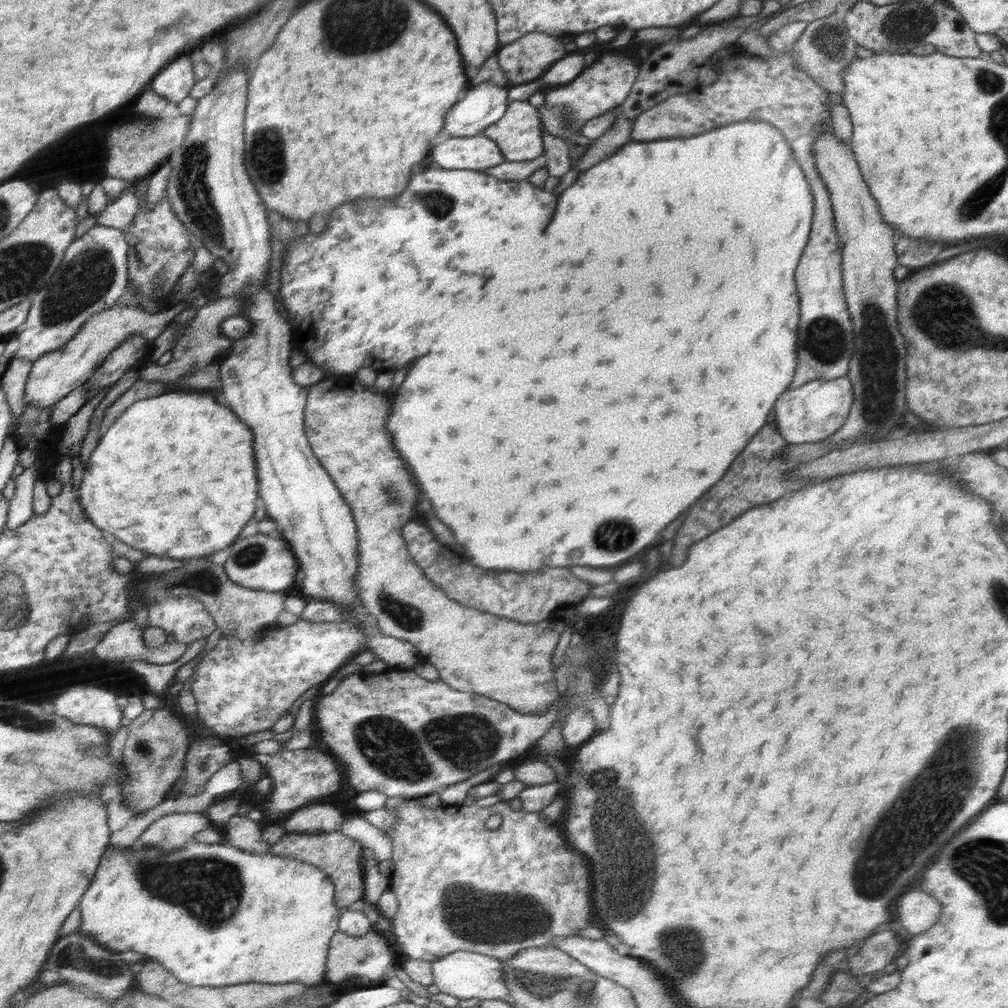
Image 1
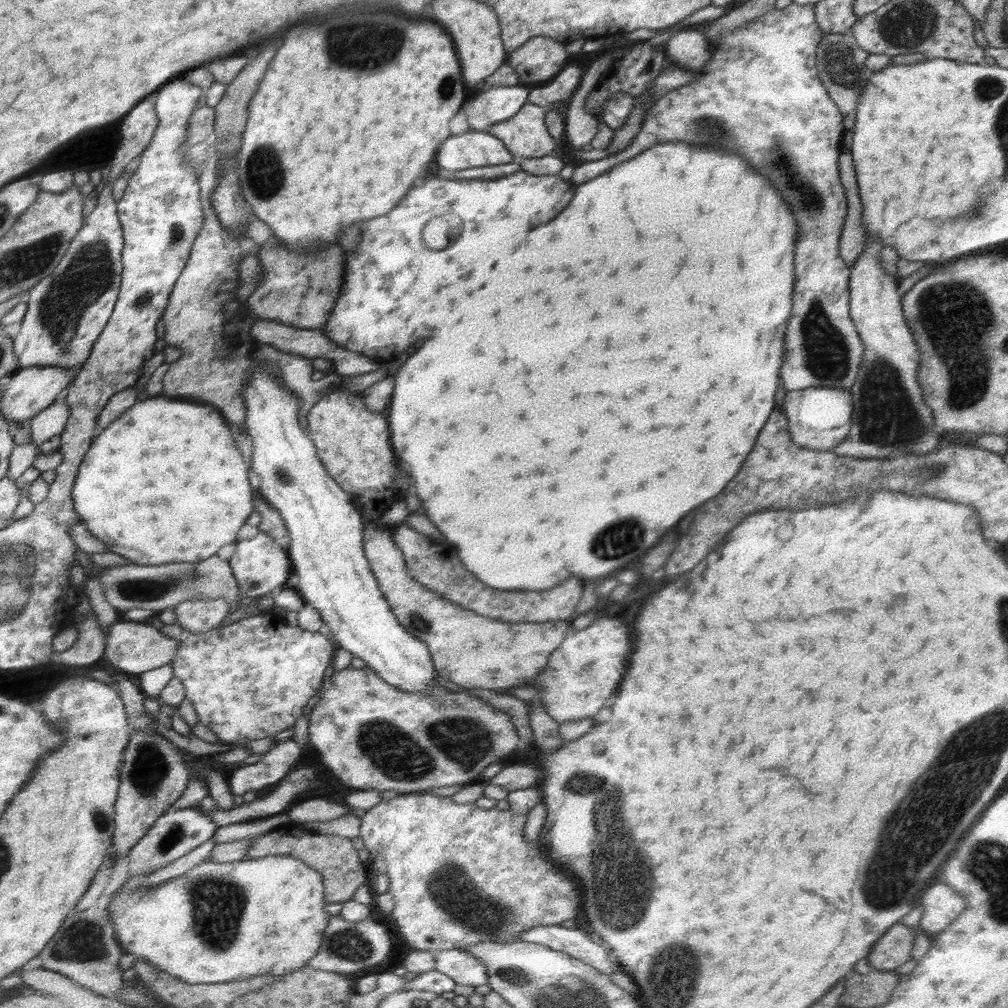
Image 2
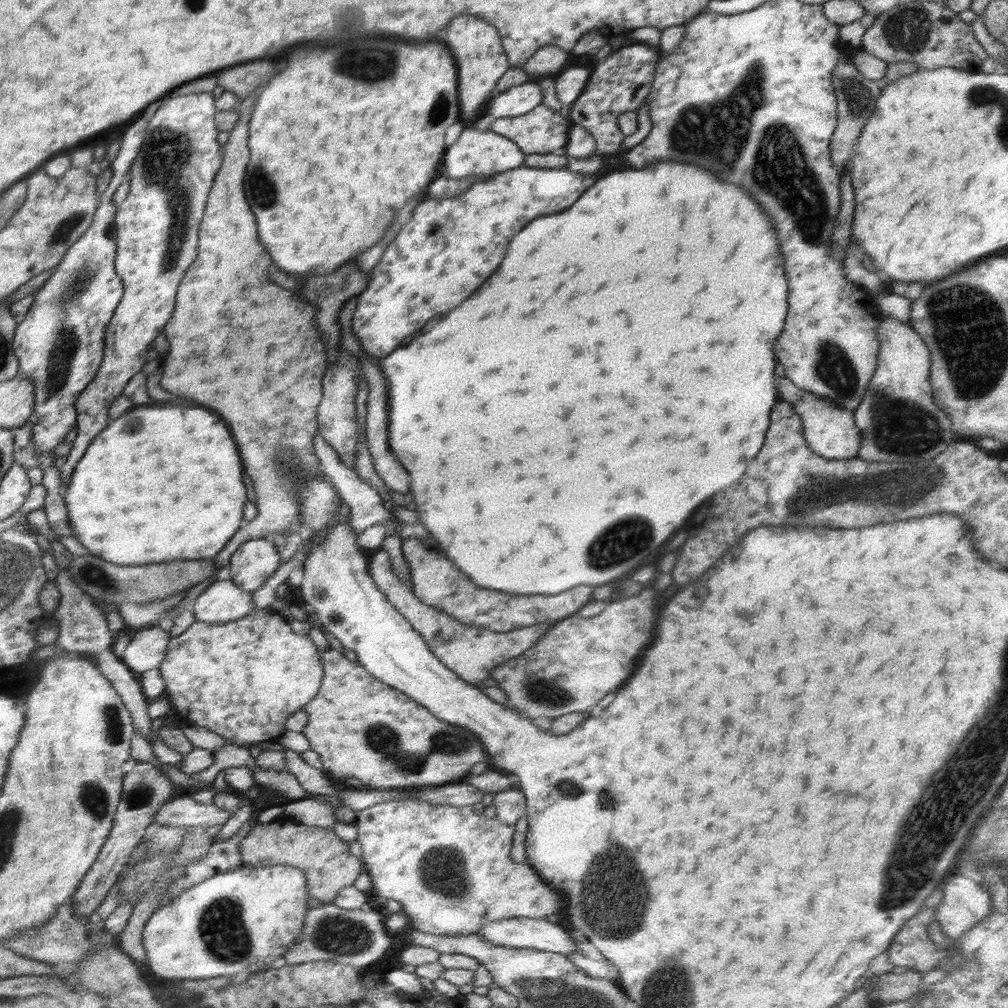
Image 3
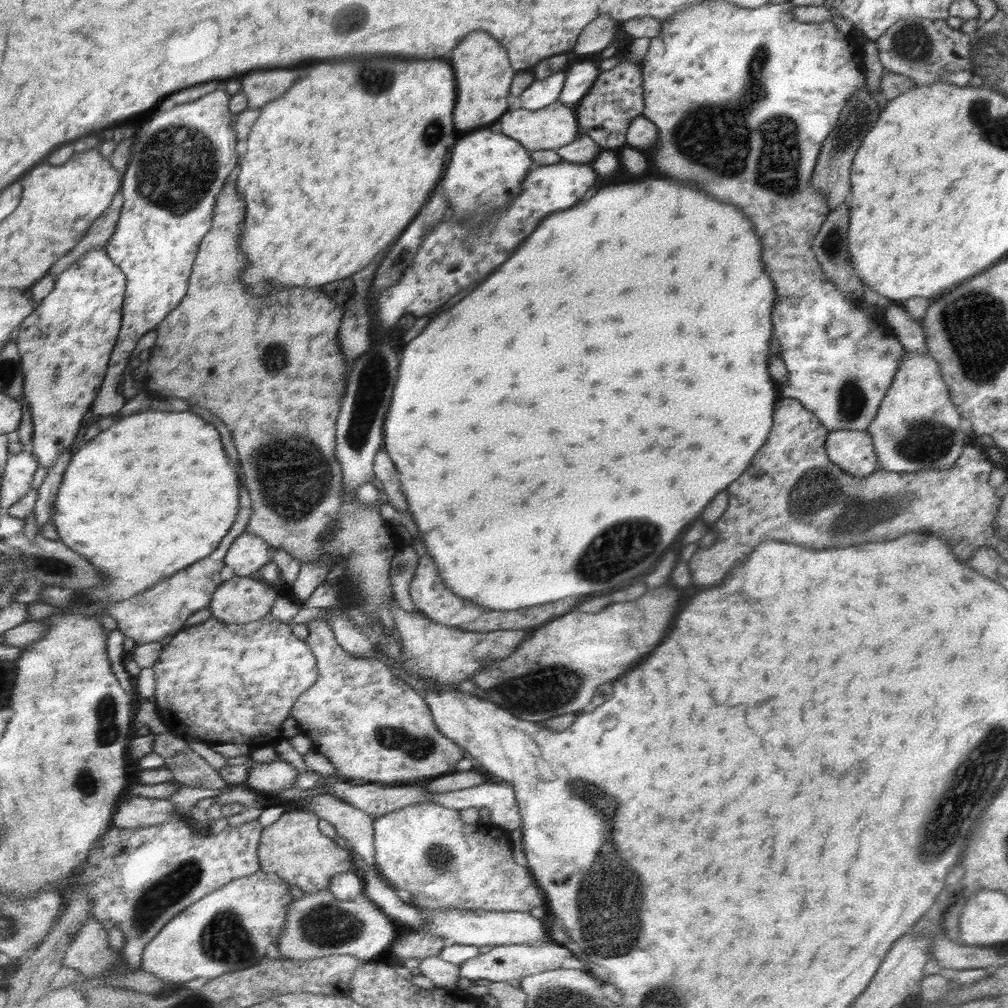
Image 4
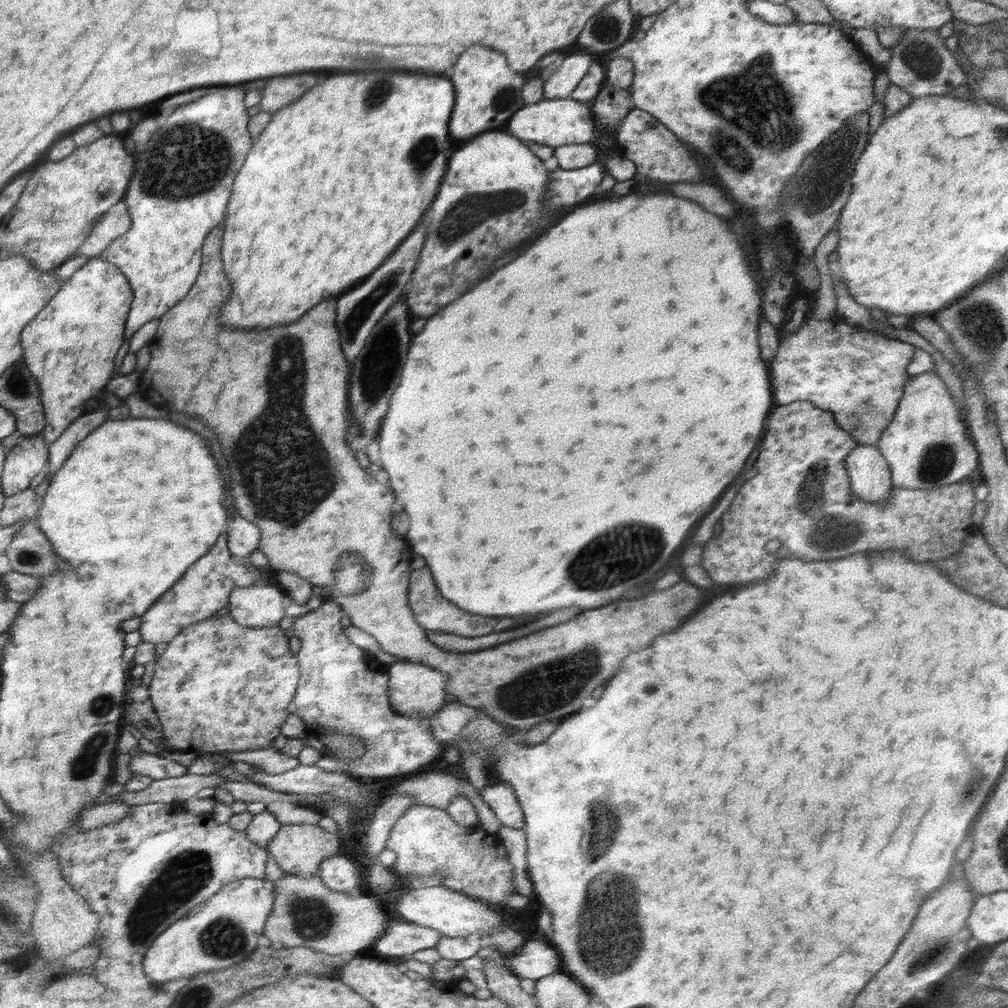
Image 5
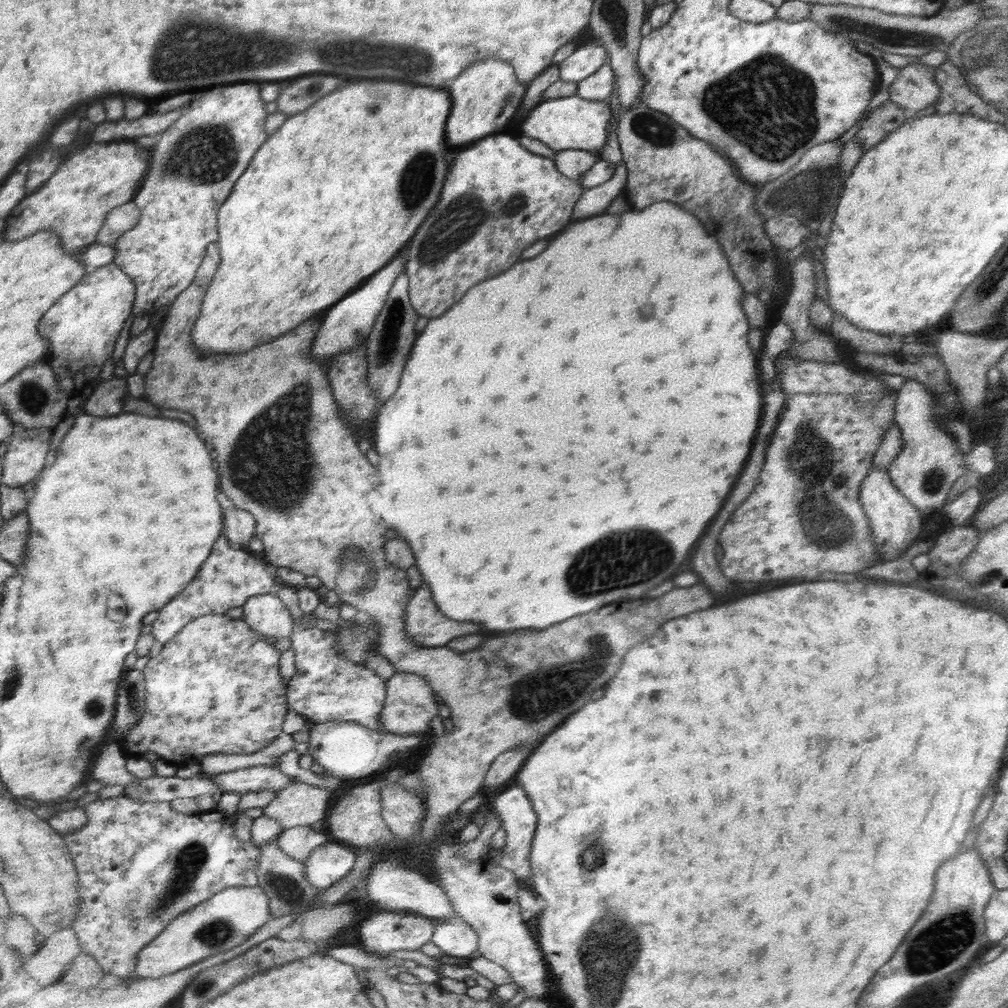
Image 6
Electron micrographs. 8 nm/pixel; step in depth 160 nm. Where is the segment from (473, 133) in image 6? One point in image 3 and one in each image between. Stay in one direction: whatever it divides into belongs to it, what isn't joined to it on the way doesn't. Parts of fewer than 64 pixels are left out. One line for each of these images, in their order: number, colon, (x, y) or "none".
3: (478, 52)
4: (483, 73)
5: (487, 93)

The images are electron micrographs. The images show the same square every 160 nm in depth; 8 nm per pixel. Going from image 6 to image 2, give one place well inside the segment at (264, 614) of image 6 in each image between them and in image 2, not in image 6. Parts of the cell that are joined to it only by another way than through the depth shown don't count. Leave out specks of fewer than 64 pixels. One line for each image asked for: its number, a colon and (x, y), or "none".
2: (196, 617)
3: (222, 602)
4: (239, 600)
5: (262, 605)

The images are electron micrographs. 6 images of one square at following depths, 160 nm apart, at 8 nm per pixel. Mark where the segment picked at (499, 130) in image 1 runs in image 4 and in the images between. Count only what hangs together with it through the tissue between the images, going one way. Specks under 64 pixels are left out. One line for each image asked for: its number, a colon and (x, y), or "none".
2: (526, 136)
3: (540, 131)
4: (549, 128)

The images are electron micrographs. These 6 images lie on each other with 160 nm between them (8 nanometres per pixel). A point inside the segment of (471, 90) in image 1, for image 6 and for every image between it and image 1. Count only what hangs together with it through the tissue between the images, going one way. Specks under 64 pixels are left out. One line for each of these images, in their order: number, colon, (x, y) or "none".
2: (496, 104)
3: (519, 100)
4: (539, 94)
5: (562, 82)
6: (587, 59)

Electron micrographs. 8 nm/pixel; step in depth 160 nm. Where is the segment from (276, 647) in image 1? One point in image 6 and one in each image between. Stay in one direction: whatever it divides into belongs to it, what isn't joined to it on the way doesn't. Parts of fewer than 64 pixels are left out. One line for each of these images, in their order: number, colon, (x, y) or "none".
2: (252, 679)
3: (241, 680)
4: (210, 676)
5: (219, 686)
6: (216, 669)

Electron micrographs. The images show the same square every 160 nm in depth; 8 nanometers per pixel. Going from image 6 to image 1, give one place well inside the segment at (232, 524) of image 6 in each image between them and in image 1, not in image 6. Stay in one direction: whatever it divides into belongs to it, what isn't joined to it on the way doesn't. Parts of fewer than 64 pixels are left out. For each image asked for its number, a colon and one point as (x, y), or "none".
1: (265, 562)
2: (261, 565)
3: (254, 562)
4: (248, 553)
5: (243, 538)

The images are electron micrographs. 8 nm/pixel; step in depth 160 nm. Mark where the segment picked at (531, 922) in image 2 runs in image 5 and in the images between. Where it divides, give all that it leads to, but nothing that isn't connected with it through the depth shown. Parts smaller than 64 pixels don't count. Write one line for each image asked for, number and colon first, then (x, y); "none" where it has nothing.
3: (449, 867)
4: (444, 862)
5: (427, 841)

